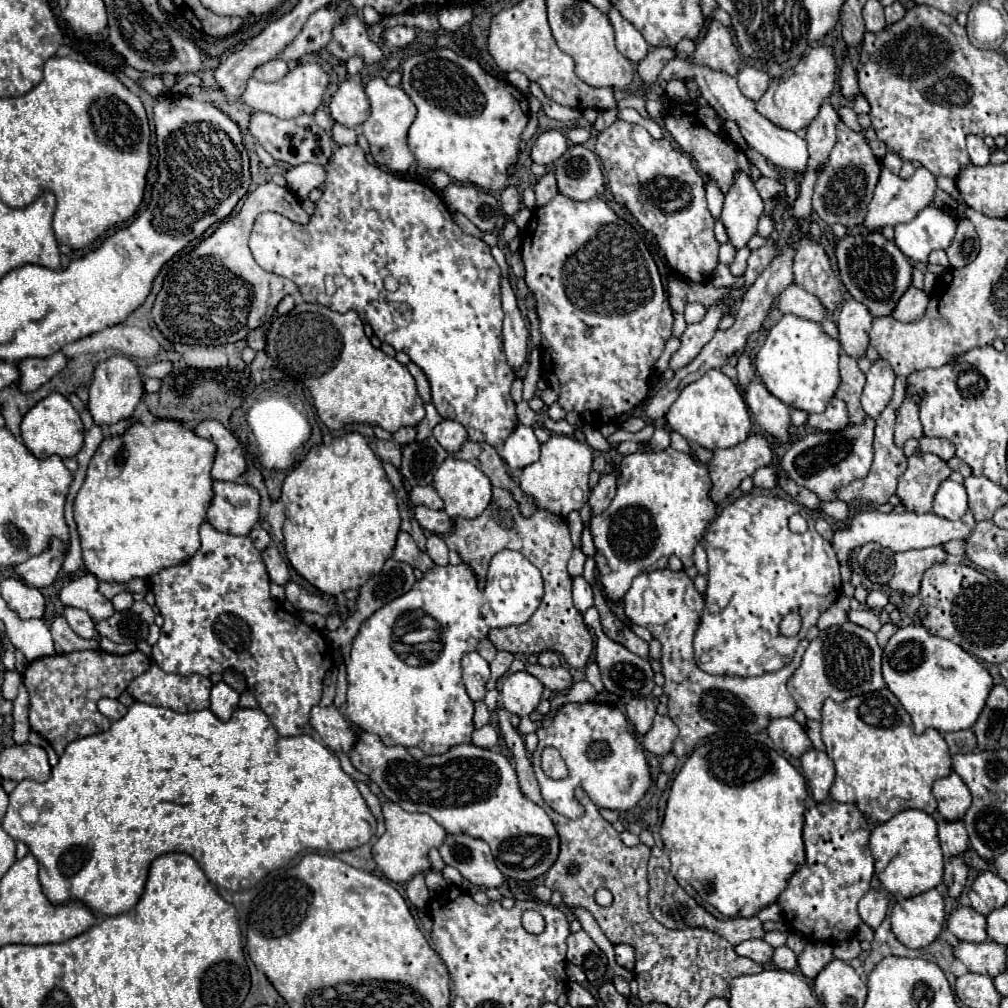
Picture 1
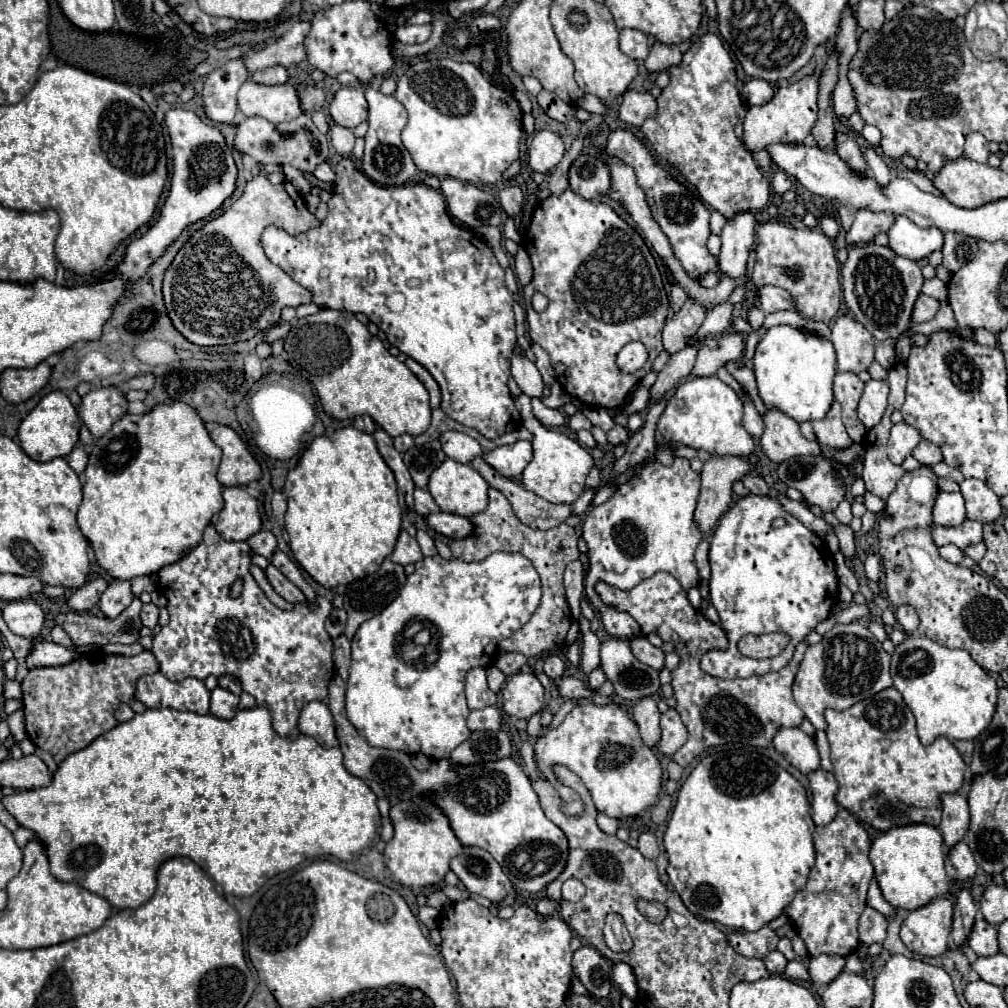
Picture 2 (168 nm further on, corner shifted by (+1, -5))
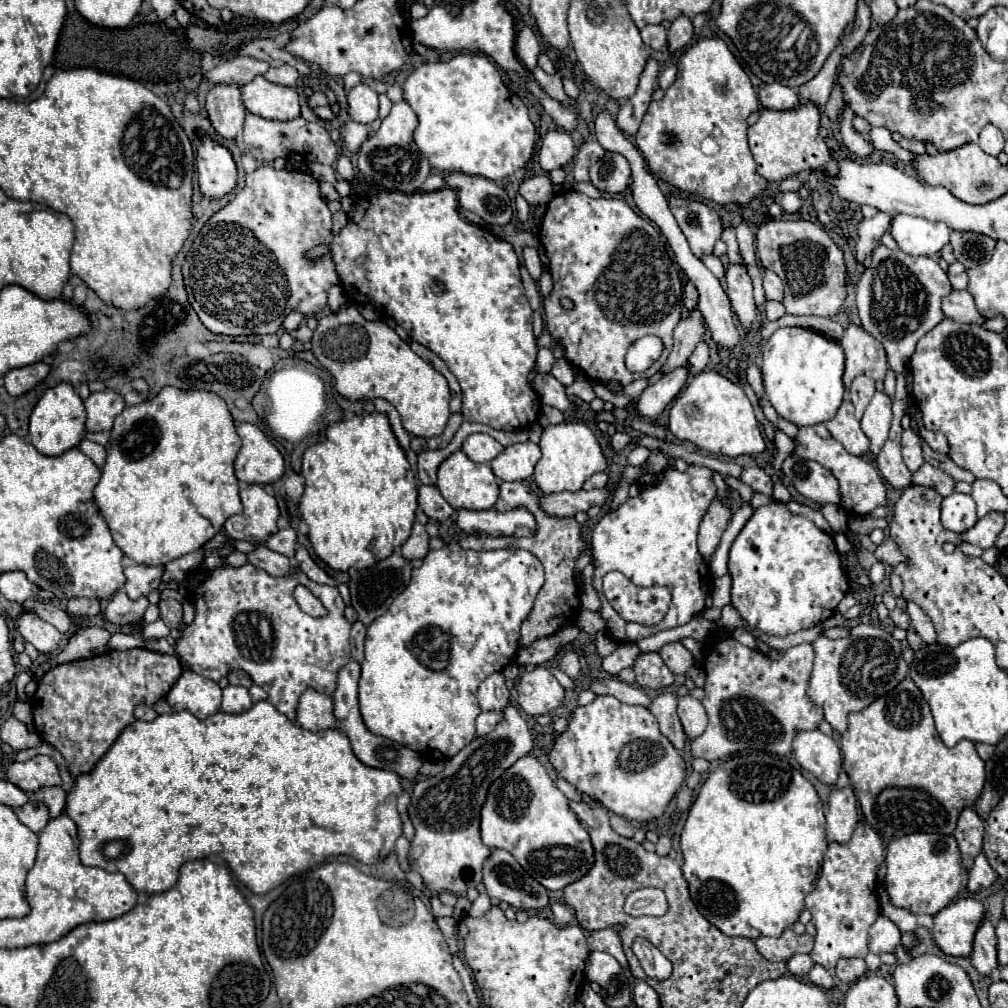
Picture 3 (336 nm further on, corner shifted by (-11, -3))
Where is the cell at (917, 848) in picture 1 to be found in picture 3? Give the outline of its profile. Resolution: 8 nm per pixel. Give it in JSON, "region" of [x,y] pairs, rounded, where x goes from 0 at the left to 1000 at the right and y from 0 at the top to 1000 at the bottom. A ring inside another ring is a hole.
{"region":[[[908,825],[886,833],[880,839],[878,859],[878,883],[884,891],[884,897],[898,901],[904,907],[930,907],[936,903],[949,891],[957,869],[947,831],[936,827]]]}

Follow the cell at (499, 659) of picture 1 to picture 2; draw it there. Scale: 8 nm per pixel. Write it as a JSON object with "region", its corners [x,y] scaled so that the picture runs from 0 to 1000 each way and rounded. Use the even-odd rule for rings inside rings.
{"region":[[[495,649],[495,653],[491,655],[491,661],[493,661],[501,671],[513,669],[519,659],[523,659],[523,653],[521,653],[519,649]]]}

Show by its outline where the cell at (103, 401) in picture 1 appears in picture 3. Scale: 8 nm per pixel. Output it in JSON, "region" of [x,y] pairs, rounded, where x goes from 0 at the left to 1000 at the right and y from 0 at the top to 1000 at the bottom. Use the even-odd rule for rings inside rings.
{"region":[[[112,387],[90,391],[84,397],[84,407],[86,407],[84,425],[86,425],[86,429],[110,427],[114,413],[120,411],[122,405],[124,405],[122,395]]]}

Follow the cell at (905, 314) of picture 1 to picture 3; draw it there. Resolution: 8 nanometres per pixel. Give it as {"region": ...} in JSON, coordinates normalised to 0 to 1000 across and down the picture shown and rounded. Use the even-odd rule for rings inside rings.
{"region":[[[945,288],[936,298],[936,310],[939,315],[949,319],[961,319],[961,321],[975,321],[979,315],[971,312],[967,298],[959,288]]]}

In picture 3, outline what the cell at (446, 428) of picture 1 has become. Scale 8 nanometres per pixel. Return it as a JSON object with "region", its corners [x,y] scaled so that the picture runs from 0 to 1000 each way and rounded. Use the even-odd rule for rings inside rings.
{"region":[[[467,431],[457,444],[469,458],[487,458],[491,452],[495,452],[501,444],[487,435],[485,431]]]}

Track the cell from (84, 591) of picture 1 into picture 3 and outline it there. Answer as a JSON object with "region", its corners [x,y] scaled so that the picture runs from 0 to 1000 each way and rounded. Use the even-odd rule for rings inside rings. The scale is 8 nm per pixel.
{"region":[[[134,560],[124,563],[124,571],[126,571],[126,579],[124,579],[124,587],[130,595],[136,595],[140,591],[146,591],[148,587],[156,585],[156,581],[160,579],[160,571],[162,571],[162,562],[142,562],[142,560]]]}

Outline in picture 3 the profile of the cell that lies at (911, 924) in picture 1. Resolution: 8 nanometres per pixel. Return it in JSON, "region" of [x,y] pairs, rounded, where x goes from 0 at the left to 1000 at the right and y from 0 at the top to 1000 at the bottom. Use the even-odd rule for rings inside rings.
{"region":[[[953,891],[928,907],[926,933],[939,948],[959,950],[965,942],[967,923],[977,911],[977,899],[967,891]]]}

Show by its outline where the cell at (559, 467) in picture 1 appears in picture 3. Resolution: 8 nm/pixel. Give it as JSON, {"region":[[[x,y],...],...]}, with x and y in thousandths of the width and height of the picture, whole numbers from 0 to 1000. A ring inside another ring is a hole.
{"region":[[[557,419],[551,423],[543,423],[537,429],[537,456],[531,460],[531,478],[539,490],[549,488],[572,488],[576,486],[578,478],[594,466],[602,464],[600,452],[590,431],[576,419]]]}

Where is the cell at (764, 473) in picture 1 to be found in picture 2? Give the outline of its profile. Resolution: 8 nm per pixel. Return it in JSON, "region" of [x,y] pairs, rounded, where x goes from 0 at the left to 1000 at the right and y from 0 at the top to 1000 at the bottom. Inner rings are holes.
{"region":[[[741,470],[741,472],[737,474],[737,480],[743,484],[743,488],[745,488],[745,490],[753,490],[753,492],[757,492],[757,490],[761,490],[761,488],[763,488],[763,482],[759,480],[759,476],[757,476],[755,472]]]}

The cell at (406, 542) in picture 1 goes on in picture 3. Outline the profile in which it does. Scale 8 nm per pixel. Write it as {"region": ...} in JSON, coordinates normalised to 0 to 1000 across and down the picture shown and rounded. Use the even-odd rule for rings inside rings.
{"region":[[[412,518],[406,536],[398,542],[398,550],[404,556],[412,556],[412,554],[420,554],[424,548],[426,548],[426,530],[420,520]]]}

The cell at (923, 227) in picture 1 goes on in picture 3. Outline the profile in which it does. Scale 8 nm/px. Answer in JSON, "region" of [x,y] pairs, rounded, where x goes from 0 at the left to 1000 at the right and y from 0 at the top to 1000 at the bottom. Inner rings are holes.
{"region":[[[890,212],[884,218],[884,234],[902,254],[926,254],[941,240],[943,226],[912,214]]]}

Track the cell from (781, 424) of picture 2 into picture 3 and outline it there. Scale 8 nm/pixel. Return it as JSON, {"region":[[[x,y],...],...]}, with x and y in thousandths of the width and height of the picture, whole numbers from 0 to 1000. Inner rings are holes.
{"region":[[[805,423],[793,425],[793,433],[789,435],[789,438],[791,438],[789,452],[813,458],[816,464],[820,464],[830,474],[832,488],[834,488],[834,504],[838,508],[842,508],[842,510],[862,510],[870,502],[878,502],[880,500],[878,478],[876,478],[876,474],[872,472],[872,468],[868,466],[868,462],[862,456],[842,450],[828,435],[820,435],[818,437],[818,435],[811,433]]]}

